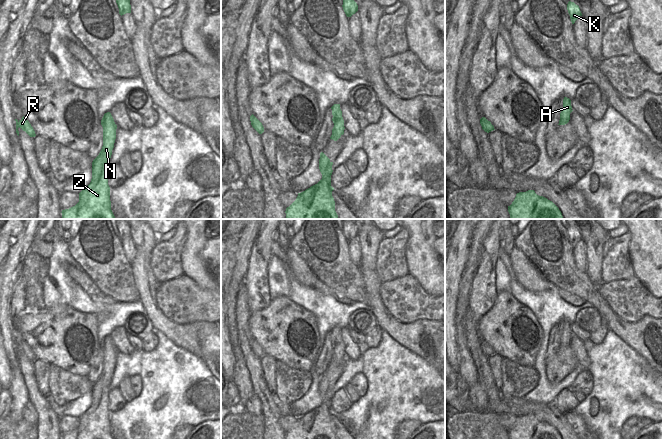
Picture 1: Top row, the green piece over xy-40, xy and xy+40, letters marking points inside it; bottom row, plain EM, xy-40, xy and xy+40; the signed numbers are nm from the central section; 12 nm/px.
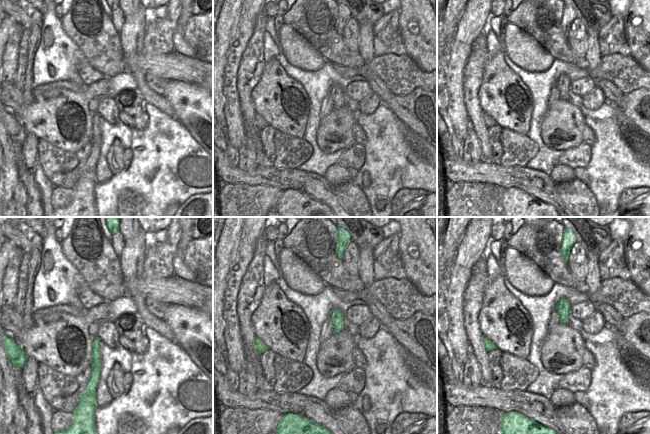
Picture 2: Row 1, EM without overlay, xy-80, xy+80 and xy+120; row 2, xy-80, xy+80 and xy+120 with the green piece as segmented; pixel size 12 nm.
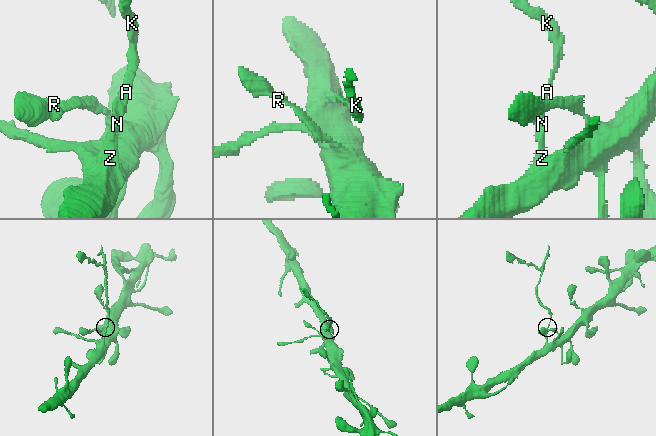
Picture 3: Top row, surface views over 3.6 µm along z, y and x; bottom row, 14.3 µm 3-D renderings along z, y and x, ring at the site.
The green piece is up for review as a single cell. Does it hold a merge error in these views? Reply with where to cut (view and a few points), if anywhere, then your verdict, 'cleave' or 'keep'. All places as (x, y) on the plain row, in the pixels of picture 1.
cut in xy along (342, 342), (333, 344); cleave

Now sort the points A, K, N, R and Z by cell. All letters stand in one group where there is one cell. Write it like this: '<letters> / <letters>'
A K / N R Z

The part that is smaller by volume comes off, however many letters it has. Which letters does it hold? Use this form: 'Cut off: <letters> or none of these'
Cut off: A, K.

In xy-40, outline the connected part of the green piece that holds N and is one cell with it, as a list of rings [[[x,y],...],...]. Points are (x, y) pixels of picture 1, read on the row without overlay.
[[[110,336],[104,338],[103,370],[99,379],[92,386],[90,408],[79,417],[79,426],[62,434],[62,439],[114,439],[111,434],[110,411],[108,409],[108,384],[111,382],[116,363],[117,349]]]

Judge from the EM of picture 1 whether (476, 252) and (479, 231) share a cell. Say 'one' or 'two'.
one

